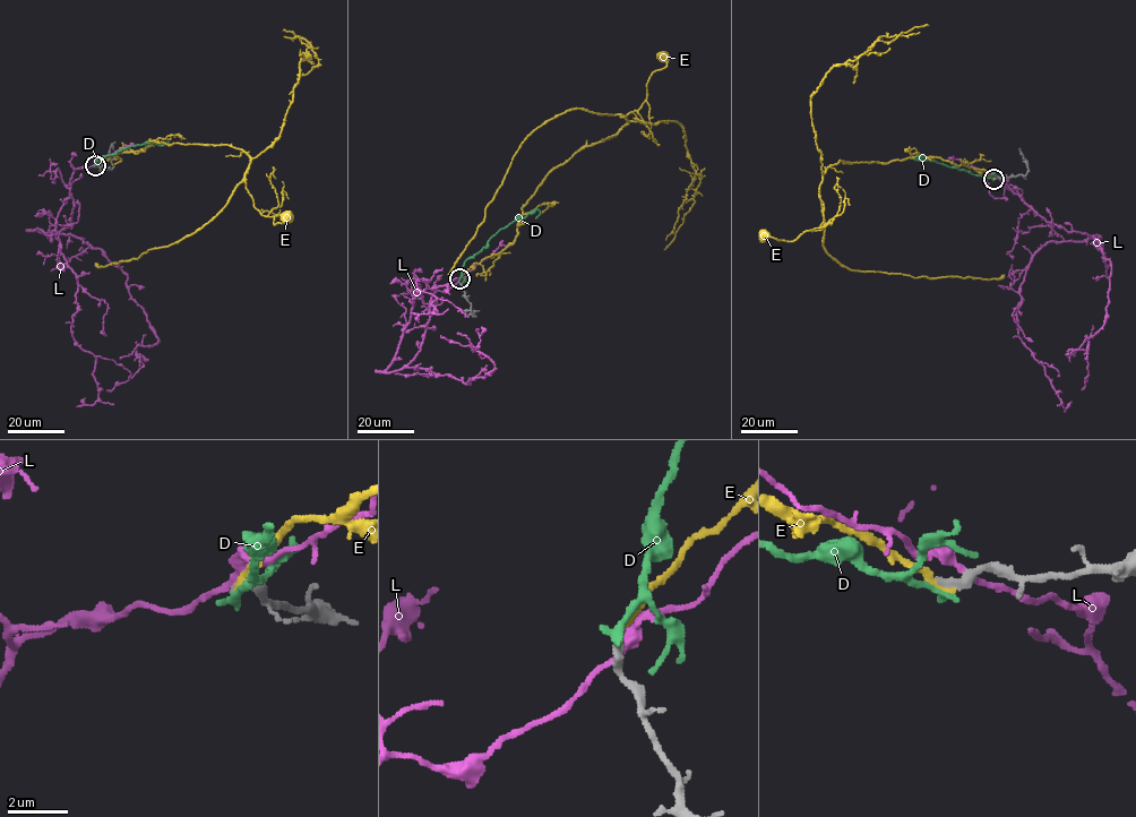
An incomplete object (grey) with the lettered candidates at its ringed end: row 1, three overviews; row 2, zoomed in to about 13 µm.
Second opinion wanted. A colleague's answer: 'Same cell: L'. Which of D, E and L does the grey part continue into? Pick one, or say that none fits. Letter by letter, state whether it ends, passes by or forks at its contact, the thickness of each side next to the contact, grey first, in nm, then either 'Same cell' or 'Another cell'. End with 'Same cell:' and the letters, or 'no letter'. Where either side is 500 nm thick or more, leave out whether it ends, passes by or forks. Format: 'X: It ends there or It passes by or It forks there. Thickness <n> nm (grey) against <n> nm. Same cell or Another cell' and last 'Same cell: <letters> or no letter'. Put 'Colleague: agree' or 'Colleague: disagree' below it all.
D: It ends there. Thickness 340 nm (grey) against 280 nm. Another cell
E: It ends there. Thickness 360 nm (grey) against 200 nm. Same cell
L: It passes by. Thickness 400 nm (grey) against 200 nm. Another cell
Same cell: E
Colleague: disagree

